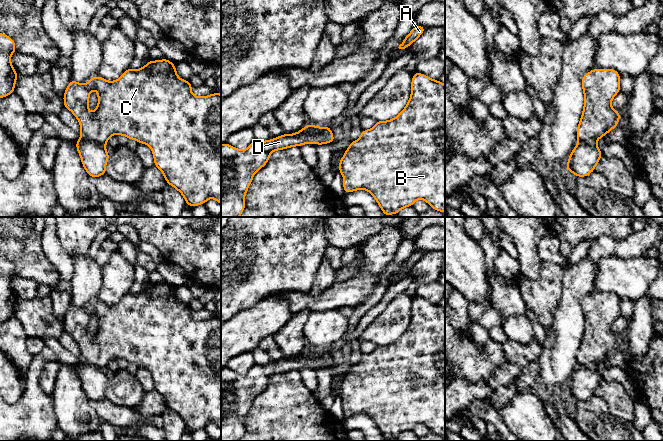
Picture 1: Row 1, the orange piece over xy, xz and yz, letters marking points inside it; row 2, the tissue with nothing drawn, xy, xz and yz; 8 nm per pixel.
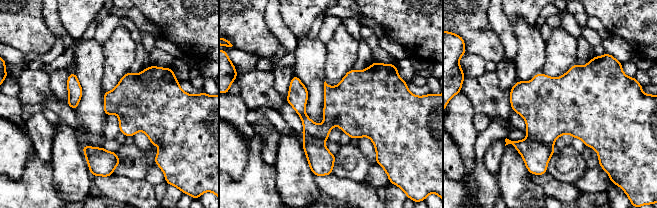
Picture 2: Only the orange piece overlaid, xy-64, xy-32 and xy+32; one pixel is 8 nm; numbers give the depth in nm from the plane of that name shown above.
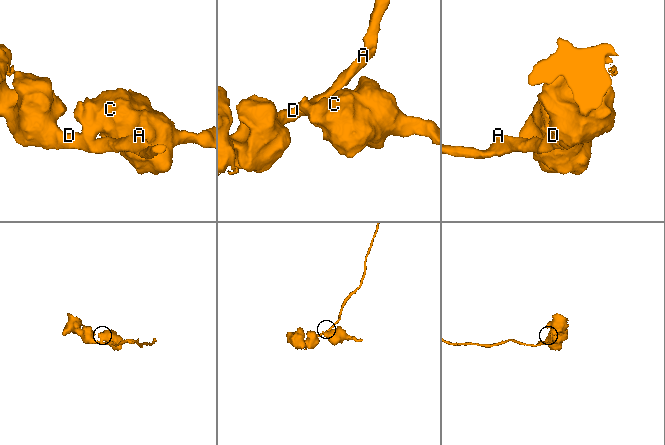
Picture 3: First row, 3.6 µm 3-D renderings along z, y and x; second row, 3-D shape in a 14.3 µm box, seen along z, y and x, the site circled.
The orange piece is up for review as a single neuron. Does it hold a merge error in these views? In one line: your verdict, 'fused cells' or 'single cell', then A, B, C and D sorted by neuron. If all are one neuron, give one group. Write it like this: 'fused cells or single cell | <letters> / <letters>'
fused cells | A D / B C

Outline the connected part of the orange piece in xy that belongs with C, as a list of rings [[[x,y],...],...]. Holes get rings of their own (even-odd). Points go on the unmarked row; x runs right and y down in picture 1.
[[[168,283],[150,284],[139,294],[127,293],[112,306],[99,300],[89,303],[87,309],[71,303],[63,319],[64,331],[78,343],[82,363],[105,370],[108,363],[117,358],[148,369],[155,390],[162,395],[167,408],[177,413],[191,432],[205,428],[209,422],[221,429],[221,318],[197,321],[191,316],[192,310],[177,299],[175,288]],[[92,313],[98,317],[98,330],[93,337],[88,333]]]

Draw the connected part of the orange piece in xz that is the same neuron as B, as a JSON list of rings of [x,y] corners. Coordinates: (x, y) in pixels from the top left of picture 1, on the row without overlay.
[[[415,296],[411,307],[411,320],[402,336],[389,345],[377,345],[369,354],[362,354],[358,364],[350,367],[344,380],[339,386],[339,395],[344,402],[343,412],[345,418],[359,413],[367,414],[377,425],[385,440],[398,438],[404,431],[411,431],[418,423],[425,424],[432,433],[445,436],[445,308],[427,301],[422,297]]]

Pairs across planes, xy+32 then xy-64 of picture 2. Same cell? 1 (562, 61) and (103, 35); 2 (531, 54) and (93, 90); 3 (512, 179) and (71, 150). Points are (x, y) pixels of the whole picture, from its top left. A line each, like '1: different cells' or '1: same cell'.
1: different cells
2: same cell
3: same cell

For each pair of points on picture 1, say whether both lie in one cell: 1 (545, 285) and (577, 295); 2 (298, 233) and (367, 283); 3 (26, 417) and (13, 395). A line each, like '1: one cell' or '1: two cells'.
1: two cells
2: two cells
3: two cells

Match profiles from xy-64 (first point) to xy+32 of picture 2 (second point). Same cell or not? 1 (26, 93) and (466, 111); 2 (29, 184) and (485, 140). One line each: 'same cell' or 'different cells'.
1: different cells
2: same cell

